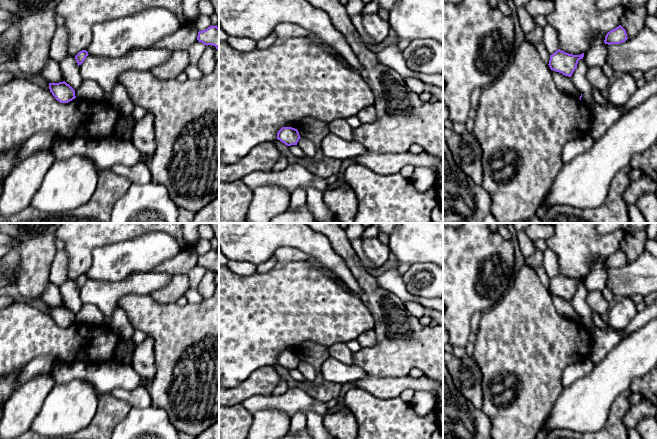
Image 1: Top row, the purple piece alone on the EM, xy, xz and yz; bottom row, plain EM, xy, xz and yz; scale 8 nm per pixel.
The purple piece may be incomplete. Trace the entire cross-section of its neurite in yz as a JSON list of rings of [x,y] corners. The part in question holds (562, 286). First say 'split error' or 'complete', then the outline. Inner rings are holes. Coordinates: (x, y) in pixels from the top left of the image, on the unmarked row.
complete | [[[558,273],[554,278],[550,279],[549,291],[551,294],[562,297],[571,301],[577,292],[578,285],[583,283],[584,277],[573,279]]]

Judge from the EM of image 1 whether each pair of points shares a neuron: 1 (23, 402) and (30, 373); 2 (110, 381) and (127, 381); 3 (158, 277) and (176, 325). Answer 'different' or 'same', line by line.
1: different
2: same
3: different

